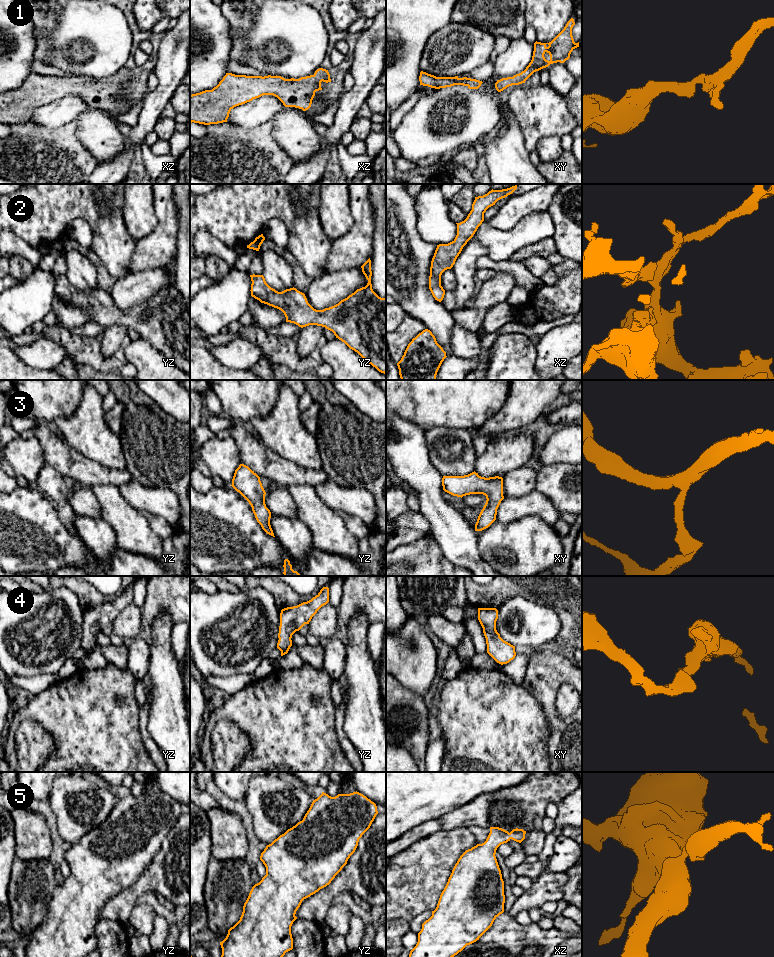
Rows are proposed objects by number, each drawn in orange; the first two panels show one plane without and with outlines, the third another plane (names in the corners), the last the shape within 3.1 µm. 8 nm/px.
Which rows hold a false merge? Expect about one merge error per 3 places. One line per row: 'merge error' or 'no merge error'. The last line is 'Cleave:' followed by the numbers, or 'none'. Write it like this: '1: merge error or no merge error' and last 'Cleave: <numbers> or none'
1: no merge error
2: no merge error
3: no merge error
4: no merge error
5: no merge error
Cleave: none

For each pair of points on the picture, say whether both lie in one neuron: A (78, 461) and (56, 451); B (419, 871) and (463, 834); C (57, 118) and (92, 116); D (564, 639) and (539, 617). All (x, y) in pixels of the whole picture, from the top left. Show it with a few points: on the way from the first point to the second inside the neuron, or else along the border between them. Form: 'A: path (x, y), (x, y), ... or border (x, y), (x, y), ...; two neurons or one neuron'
A: path (73, 461), (67, 461), (61, 456); one neuron
B: path (430, 861), (446, 846), (452, 844); one neuron
C: border (88, 106), (76, 118); two neurons
D: border (553, 610), (560, 621), (560, 631), (555, 639); two neurons

